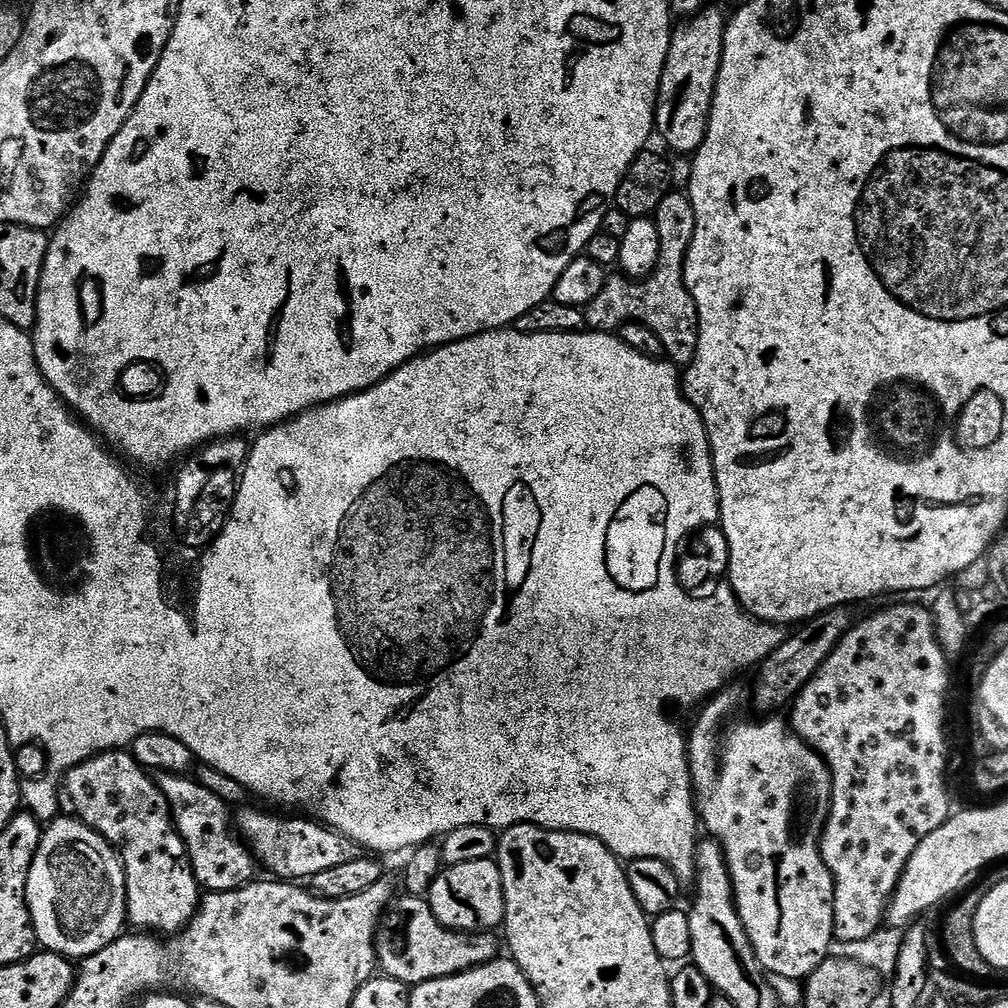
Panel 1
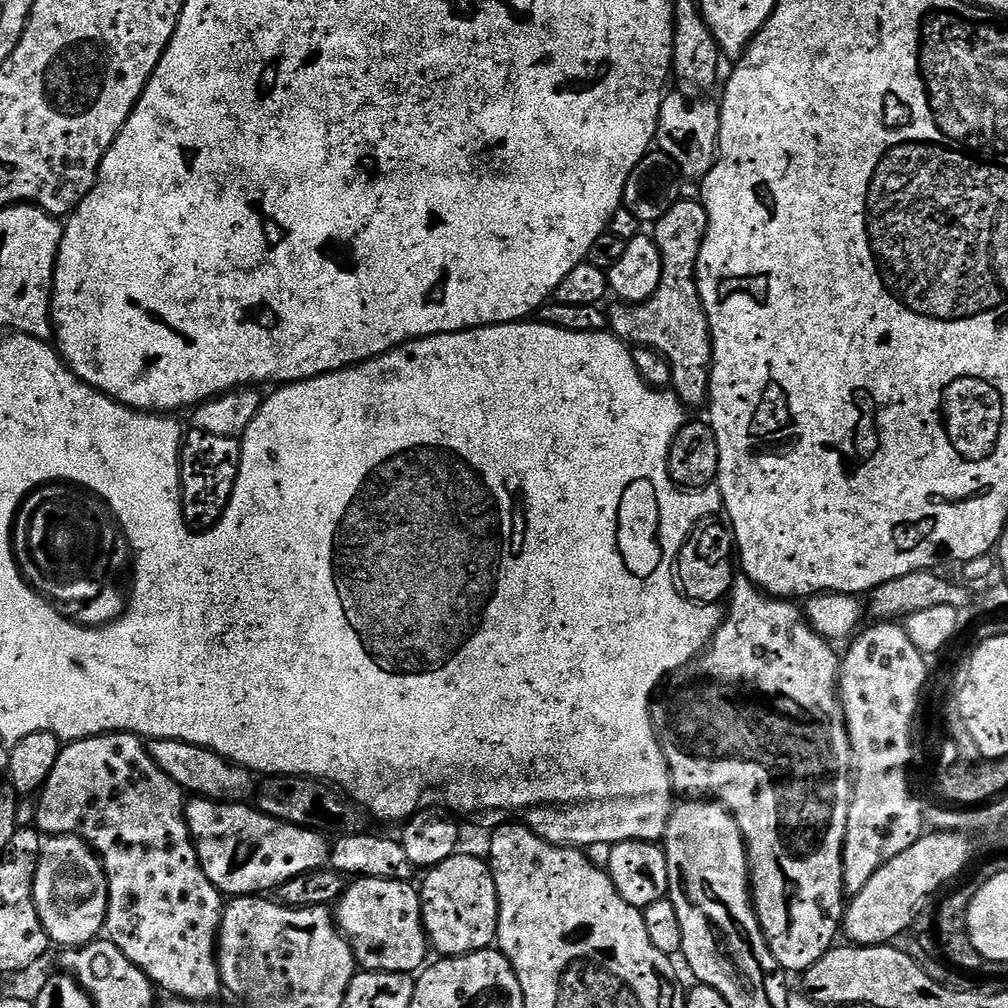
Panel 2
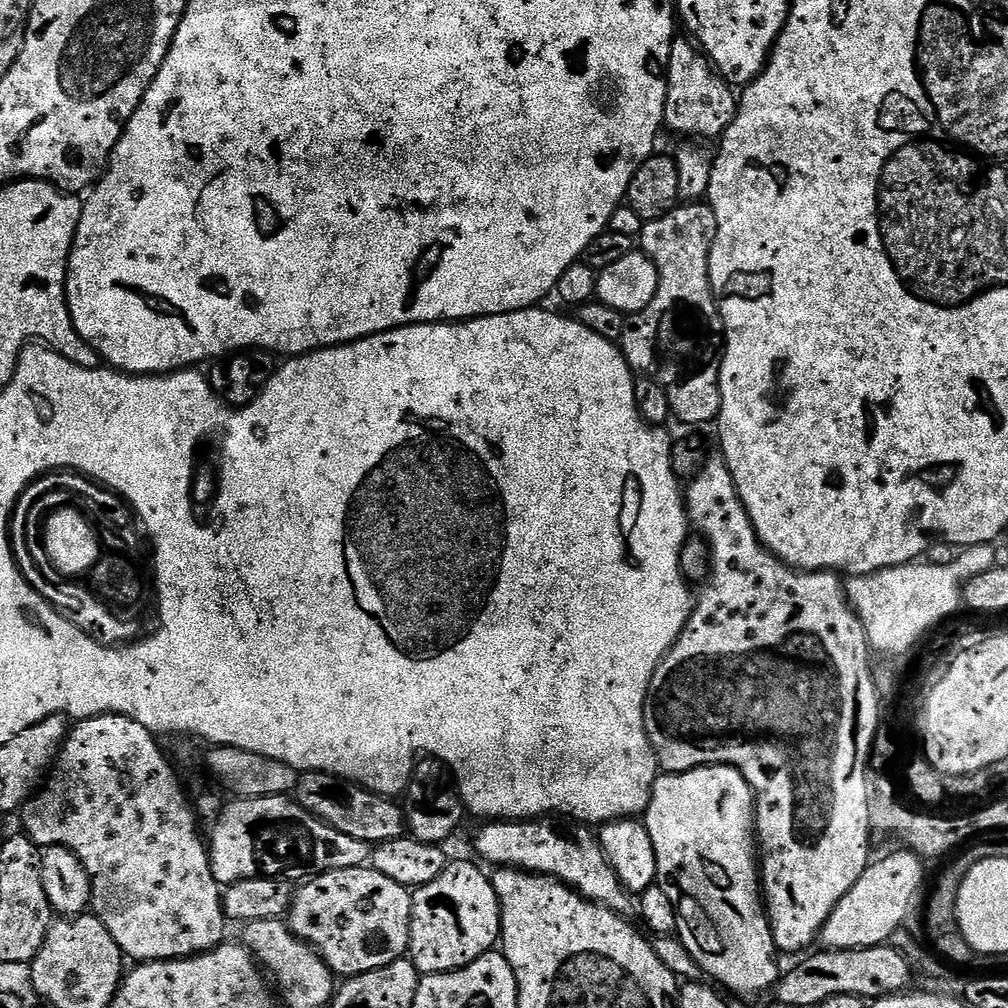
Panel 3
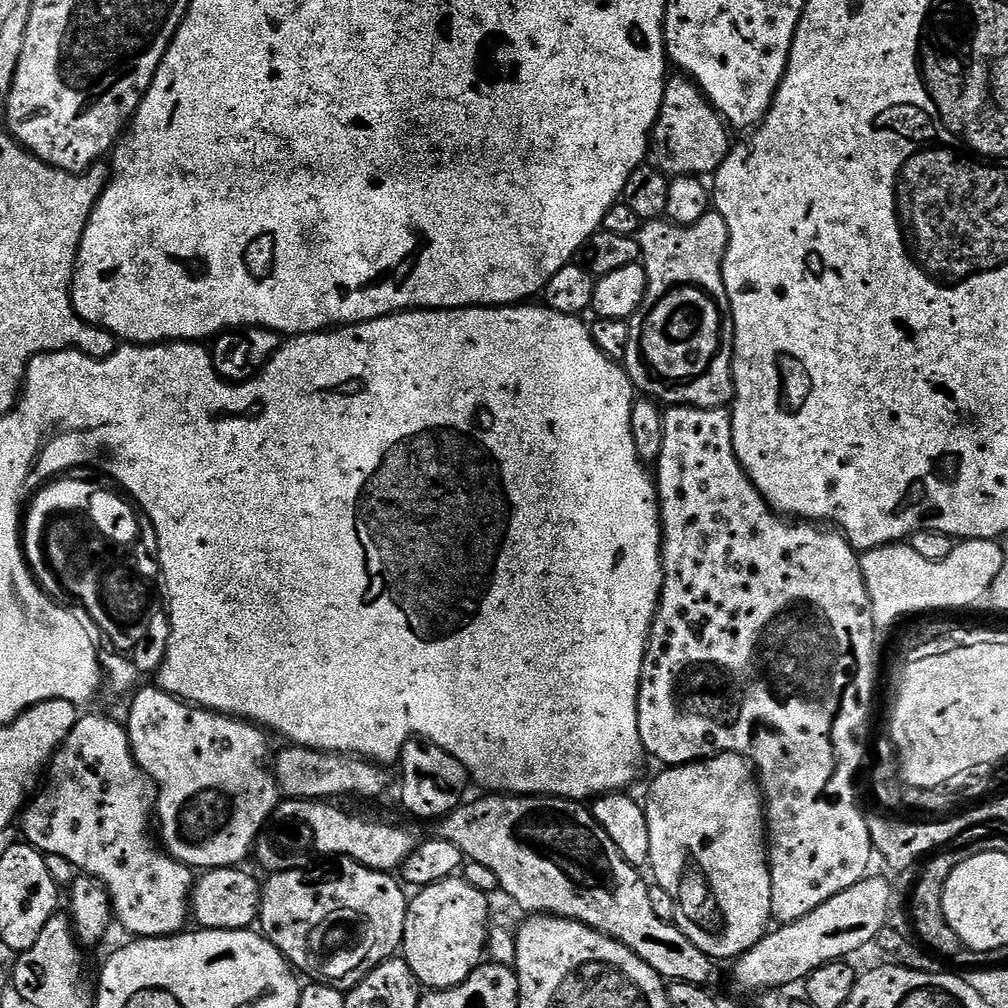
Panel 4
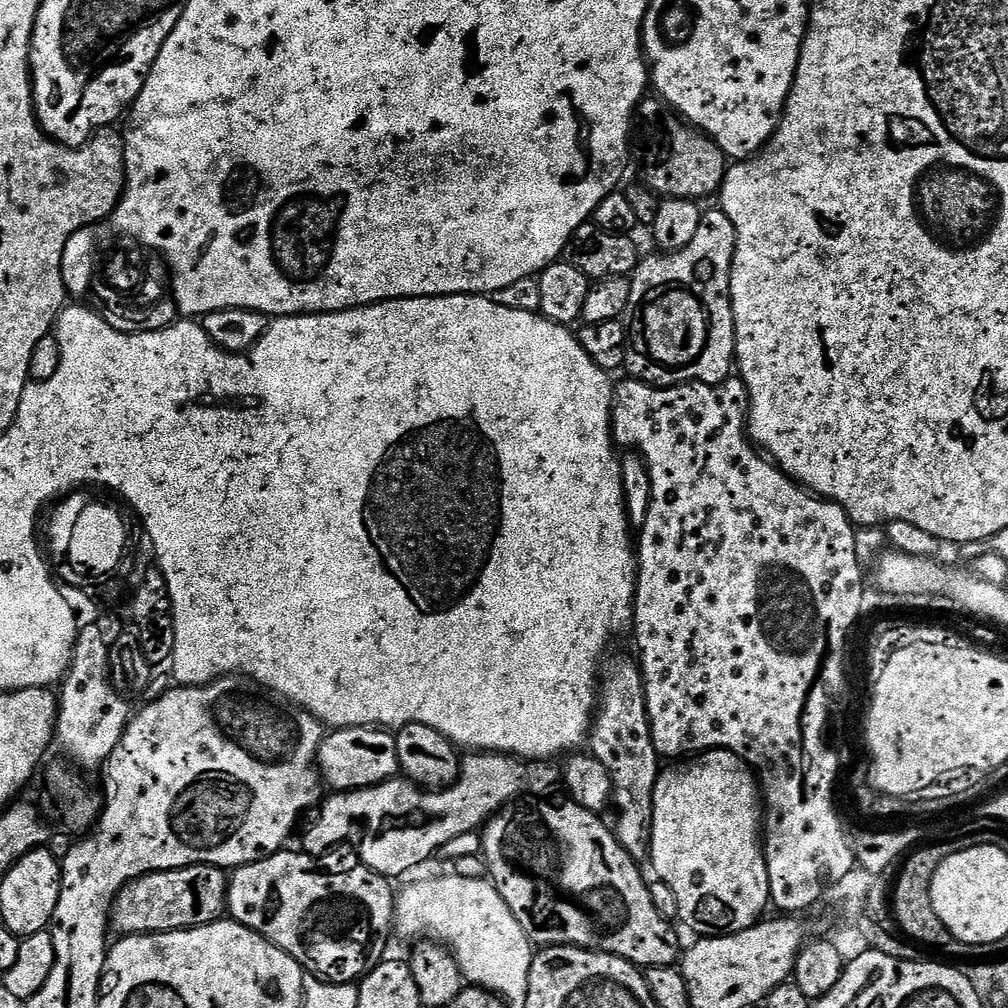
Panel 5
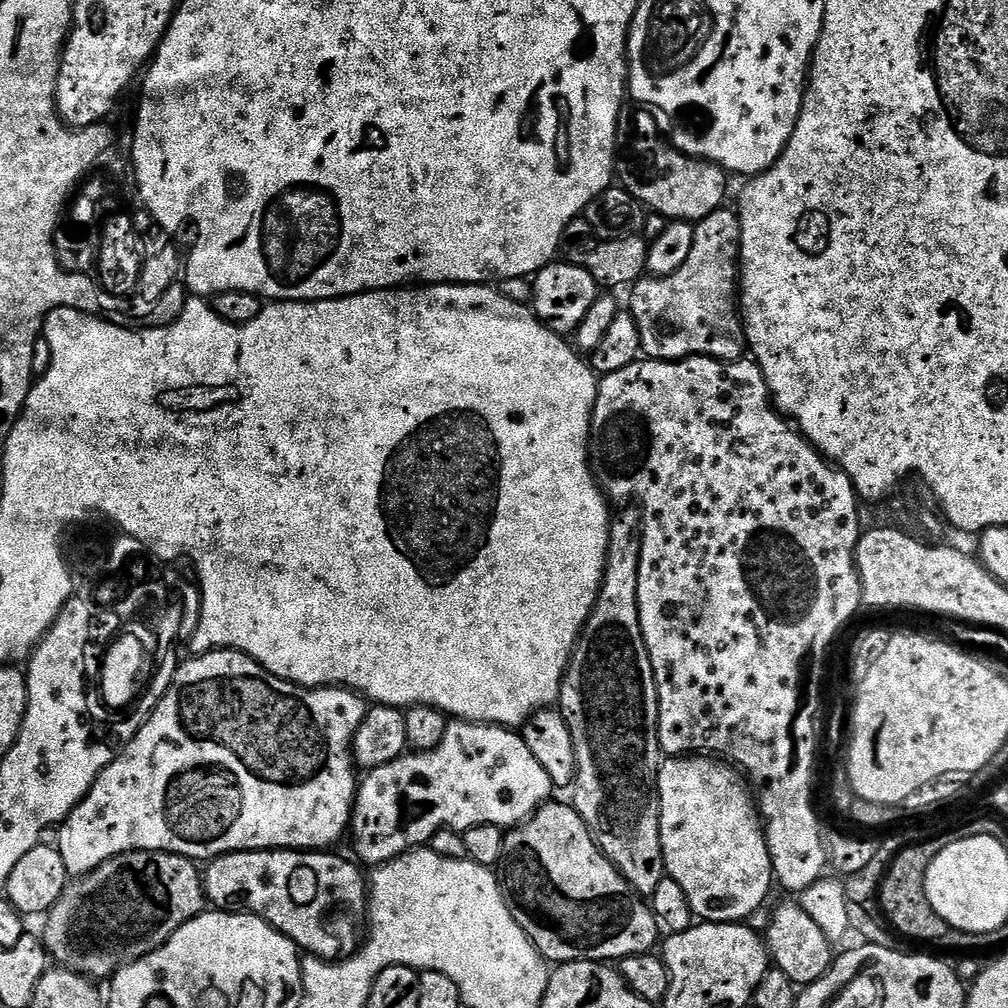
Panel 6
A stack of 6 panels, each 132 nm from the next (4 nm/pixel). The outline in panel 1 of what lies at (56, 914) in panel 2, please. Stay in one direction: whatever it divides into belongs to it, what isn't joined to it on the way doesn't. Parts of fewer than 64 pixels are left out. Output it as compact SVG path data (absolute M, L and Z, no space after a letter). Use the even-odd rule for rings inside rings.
M57 818L43 829L40 845L34 854L34 862L30 866L30 874L26 882L26 894L24 897L28 899L28 913L32 919L32 929L36 931L37 945L49 952L56 952L59 956L67 956L69 958L93 956L98 950L110 946L110 942L114 942L120 937L126 928L126 917L128 915L128 907L126 906L126 878L124 877L124 867L120 864L120 857L117 856L116 849L111 844L107 844L97 832L75 818Z

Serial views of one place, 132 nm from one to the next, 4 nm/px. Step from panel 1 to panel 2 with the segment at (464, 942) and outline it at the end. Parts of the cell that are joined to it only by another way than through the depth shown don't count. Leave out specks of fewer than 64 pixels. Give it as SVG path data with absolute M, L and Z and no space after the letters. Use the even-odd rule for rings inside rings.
M369 876L353 879L335 905L334 919L363 971L416 974L429 959L430 941L424 931L420 894L415 883Z

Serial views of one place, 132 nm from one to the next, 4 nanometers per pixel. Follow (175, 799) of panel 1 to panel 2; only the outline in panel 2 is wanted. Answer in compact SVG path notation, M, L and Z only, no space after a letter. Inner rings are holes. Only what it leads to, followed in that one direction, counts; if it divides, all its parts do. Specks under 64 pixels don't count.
M197 796L187 801L184 818L188 821L188 829L206 878L210 878L212 885L228 898L268 894L271 888L272 891L279 890L286 882L290 882L290 878L298 878L304 872L321 867L322 862L330 856L329 841L324 841L325 837L319 831L270 818L248 802L225 802Z

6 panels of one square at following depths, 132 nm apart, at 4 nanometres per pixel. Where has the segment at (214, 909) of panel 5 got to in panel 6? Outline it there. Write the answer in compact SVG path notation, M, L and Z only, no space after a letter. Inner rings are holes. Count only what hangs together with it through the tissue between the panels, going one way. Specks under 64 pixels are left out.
M127 852L110 858L102 866L69 883L56 905L46 914L42 939L49 957L59 967L96 982L107 981L127 964L158 950L182 925L200 915L205 908L204 877L197 861L186 856L173 856L170 852Z

